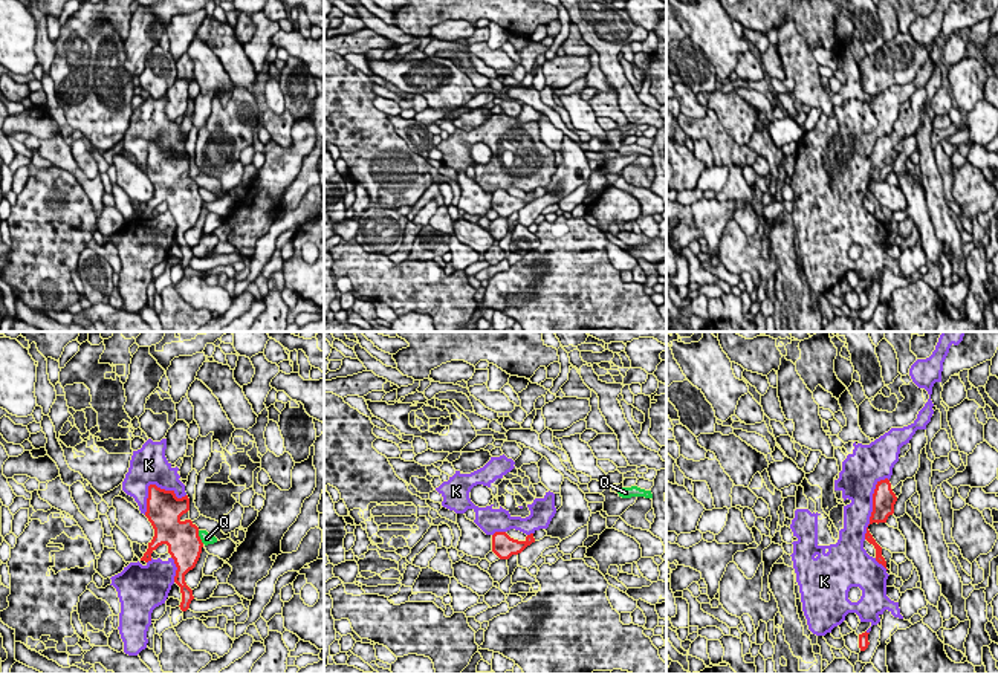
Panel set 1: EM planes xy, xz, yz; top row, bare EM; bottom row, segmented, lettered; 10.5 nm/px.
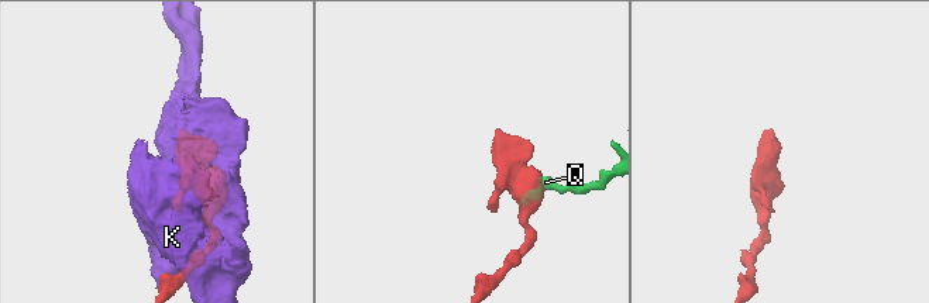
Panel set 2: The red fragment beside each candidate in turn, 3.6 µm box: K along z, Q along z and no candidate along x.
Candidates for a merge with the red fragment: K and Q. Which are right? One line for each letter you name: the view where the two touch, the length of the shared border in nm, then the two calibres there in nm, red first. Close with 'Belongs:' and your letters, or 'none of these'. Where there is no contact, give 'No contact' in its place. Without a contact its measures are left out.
Belongs: none of these

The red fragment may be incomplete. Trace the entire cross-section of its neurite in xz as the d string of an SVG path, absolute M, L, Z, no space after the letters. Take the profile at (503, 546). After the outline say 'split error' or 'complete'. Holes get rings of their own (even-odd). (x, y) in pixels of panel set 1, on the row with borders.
M495 532L492 535L492 552L500 559L509 559L512 555L521 553L532 543L535 543L533 533L527 535L524 541L518 541L510 538L506 532Z | complete

